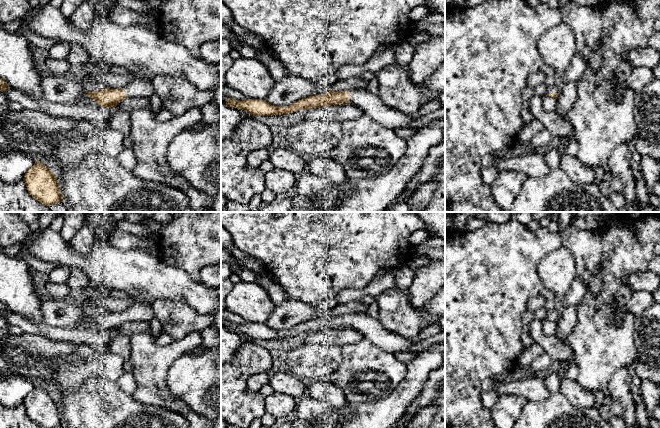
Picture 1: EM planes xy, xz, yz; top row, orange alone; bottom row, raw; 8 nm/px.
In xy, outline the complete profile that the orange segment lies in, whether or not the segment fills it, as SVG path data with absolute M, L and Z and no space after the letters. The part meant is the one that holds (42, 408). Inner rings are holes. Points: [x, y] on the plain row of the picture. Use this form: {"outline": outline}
{"outline": "M35 385L23 402L27 414L32 421L42 428L57 428L63 426L59 406L46 389Z"}

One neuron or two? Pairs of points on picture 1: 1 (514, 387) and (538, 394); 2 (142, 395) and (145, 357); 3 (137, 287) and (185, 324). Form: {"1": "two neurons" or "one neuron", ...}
{"1": "one neuron", "2": "one neuron", "3": "two neurons"}

